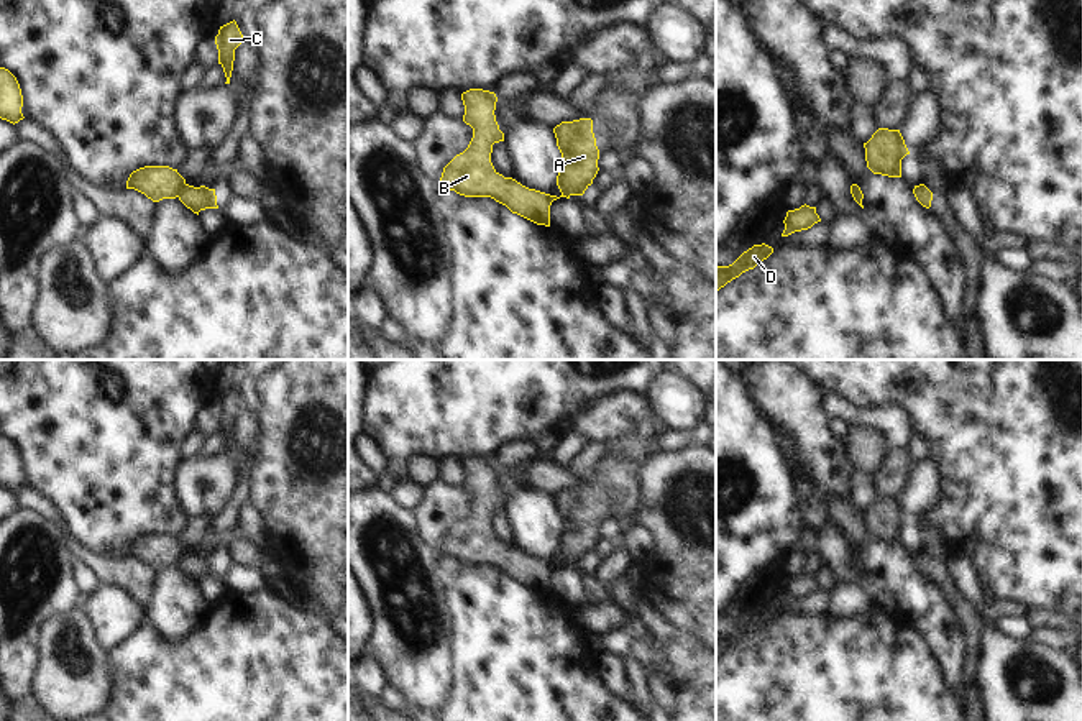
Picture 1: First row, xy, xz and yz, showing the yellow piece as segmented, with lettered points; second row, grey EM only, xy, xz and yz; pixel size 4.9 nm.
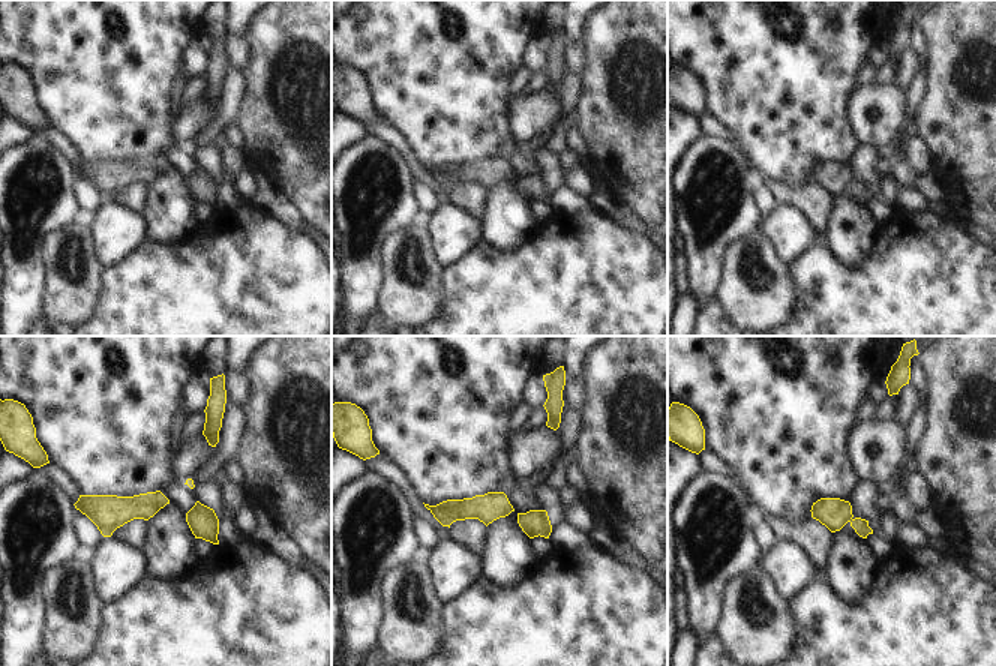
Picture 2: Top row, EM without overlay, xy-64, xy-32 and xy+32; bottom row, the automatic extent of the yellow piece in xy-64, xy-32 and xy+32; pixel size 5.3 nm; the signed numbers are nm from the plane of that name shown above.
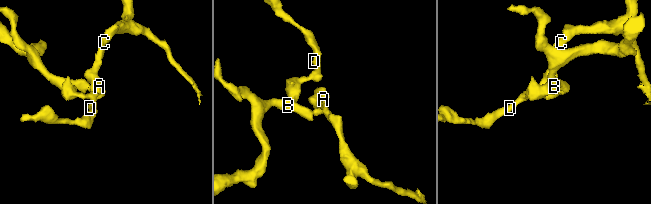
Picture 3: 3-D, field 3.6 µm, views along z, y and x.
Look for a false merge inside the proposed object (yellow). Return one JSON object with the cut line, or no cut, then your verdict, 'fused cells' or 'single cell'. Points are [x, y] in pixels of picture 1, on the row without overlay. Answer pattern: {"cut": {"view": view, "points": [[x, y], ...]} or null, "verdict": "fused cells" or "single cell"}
{"cut": {"view": "xy", "points": [[186, 552], [178, 564]]}, "verdict": "fused cells"}

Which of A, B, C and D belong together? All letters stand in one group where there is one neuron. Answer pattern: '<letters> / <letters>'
A C / B D

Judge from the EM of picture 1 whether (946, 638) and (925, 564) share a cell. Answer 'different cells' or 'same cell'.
different cells

